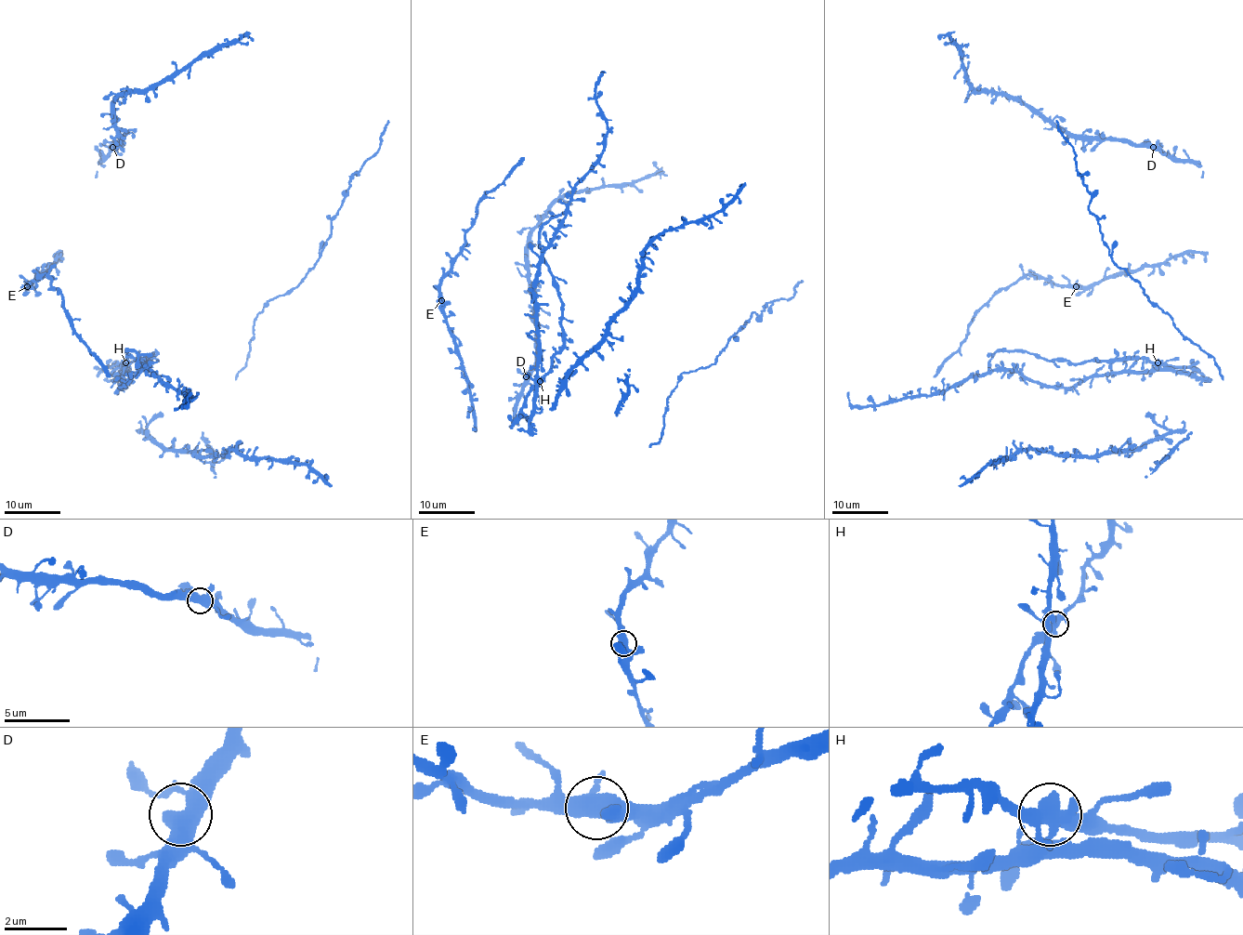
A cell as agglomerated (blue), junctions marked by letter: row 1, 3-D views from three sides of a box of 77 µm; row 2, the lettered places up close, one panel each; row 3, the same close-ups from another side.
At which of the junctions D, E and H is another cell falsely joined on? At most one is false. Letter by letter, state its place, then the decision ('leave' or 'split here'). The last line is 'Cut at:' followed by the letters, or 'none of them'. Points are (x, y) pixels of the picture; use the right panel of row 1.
D: (1153, 147) | leave
E: (1076, 286) | leave
H: (1157, 362) | leave
Cut at: none of them

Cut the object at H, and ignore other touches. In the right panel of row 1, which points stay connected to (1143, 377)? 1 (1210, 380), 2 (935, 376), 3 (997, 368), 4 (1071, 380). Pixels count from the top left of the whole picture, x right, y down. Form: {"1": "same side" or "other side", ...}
{"1": "same side", "2": "other side", "3": "same side", "4": "same side"}

